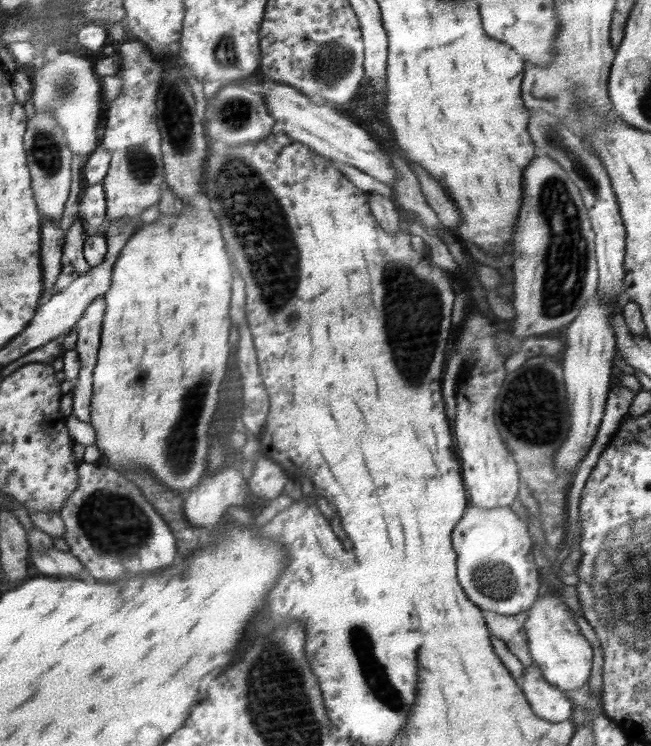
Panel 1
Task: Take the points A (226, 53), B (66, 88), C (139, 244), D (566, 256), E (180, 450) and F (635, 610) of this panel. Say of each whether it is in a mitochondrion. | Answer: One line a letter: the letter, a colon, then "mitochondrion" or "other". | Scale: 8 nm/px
A: mitochondrion
B: mitochondrion
C: other
D: mitochondrion
E: mitochondrion
F: mitochondrion

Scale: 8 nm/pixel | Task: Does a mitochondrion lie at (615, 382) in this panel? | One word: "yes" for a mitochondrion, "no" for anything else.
no

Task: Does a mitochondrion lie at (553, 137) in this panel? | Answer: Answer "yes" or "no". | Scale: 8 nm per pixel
yes

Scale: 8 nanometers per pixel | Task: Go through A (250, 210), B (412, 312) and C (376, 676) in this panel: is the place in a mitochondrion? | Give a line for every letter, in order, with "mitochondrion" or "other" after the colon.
A: mitochondrion
B: mitochondrion
C: mitochondrion

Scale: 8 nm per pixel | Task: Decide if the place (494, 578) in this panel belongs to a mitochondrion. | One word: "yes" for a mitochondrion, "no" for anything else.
yes

